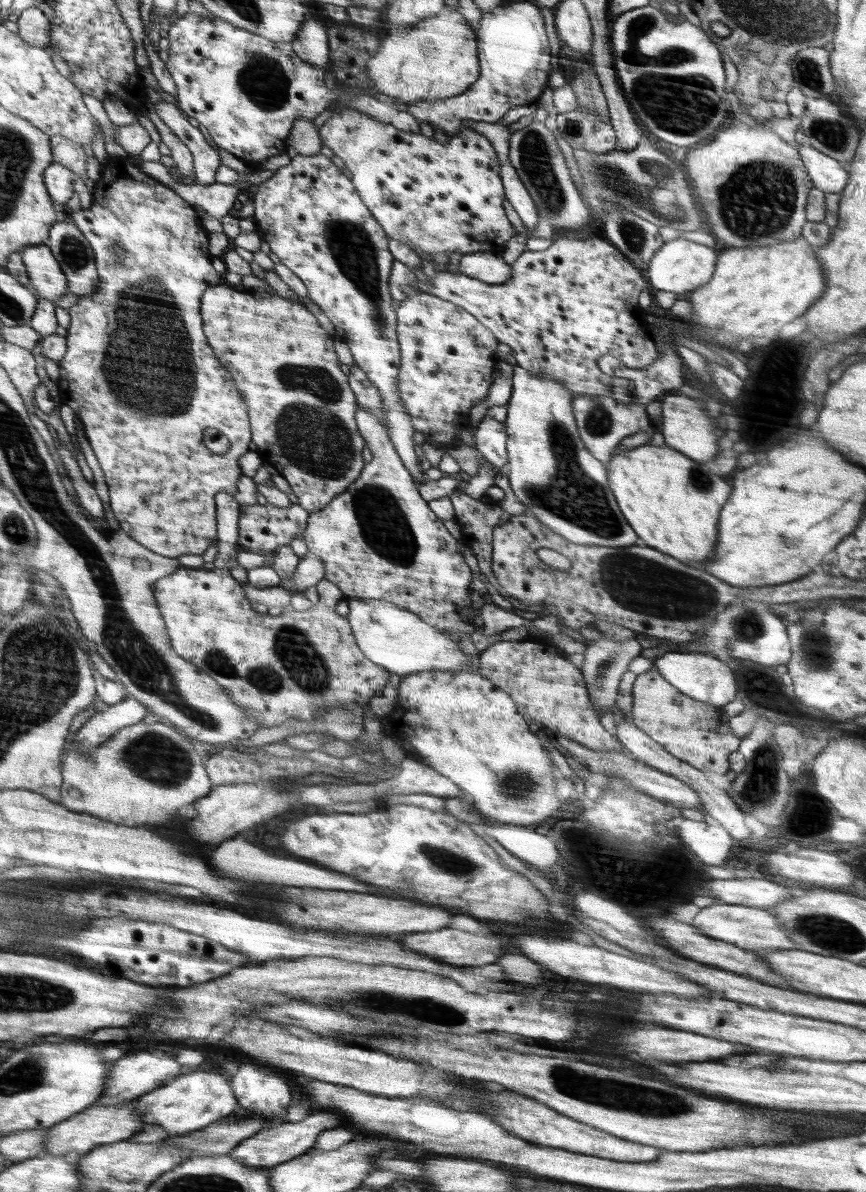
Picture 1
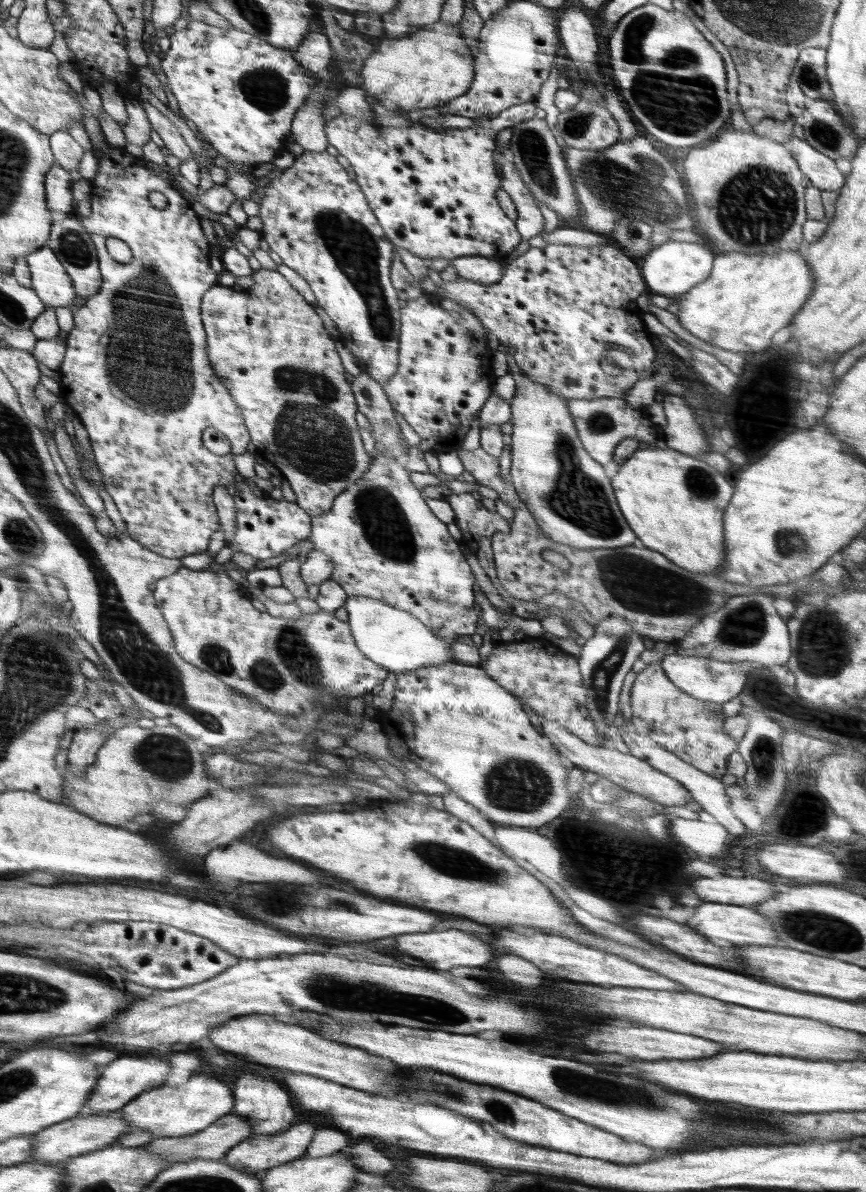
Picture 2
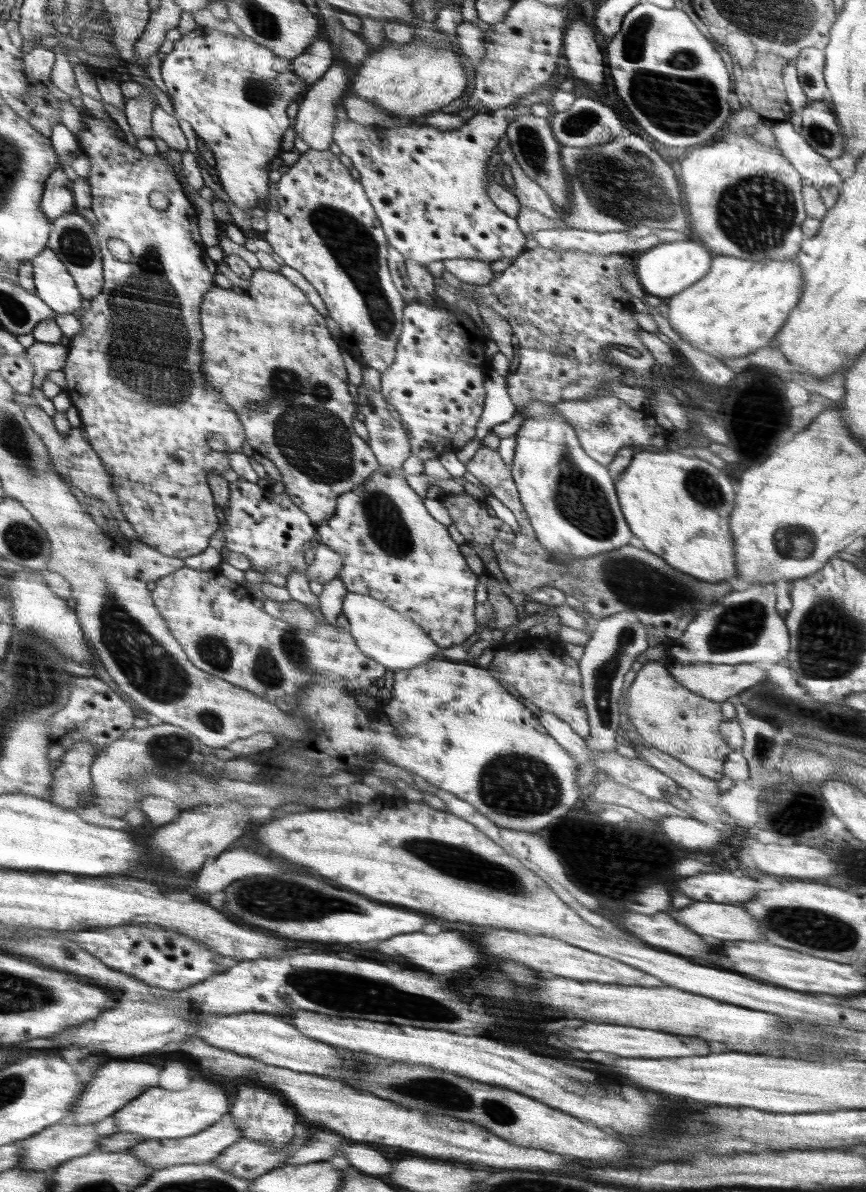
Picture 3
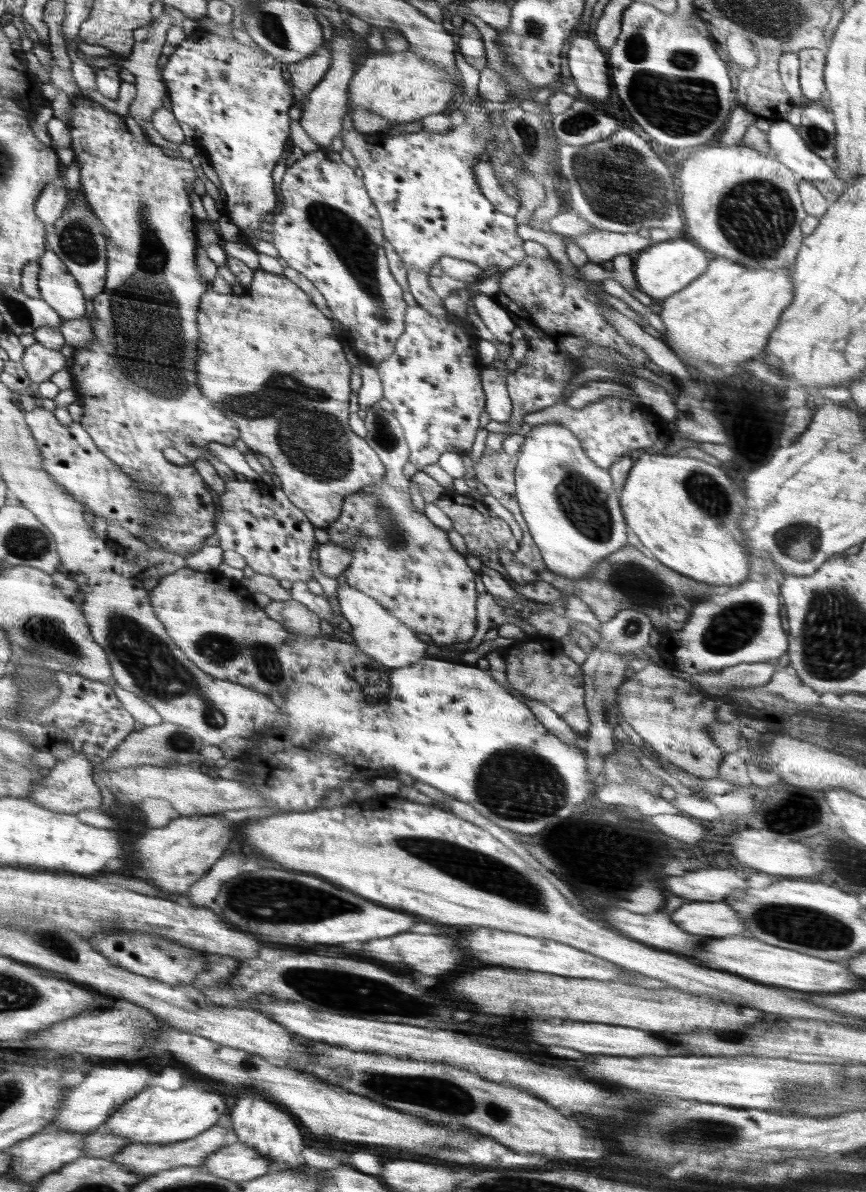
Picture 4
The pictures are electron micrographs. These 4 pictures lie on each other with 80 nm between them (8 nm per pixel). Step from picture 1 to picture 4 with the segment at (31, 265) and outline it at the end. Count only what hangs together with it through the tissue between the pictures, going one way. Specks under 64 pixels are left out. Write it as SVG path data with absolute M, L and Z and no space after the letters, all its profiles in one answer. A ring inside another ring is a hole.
M47 250L36 261L42 269L39 272L40 299L63 320L85 318L85 296L60 257L53 250Z

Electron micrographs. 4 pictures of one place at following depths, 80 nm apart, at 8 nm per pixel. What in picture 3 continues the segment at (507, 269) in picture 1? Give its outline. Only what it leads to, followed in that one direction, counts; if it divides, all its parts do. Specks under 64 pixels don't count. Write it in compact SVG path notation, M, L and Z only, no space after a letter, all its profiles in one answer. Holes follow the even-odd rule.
M444 259L443 264L444 270L454 274L459 280L474 285L488 285L497 276L497 273L490 269L490 262L478 259Z

